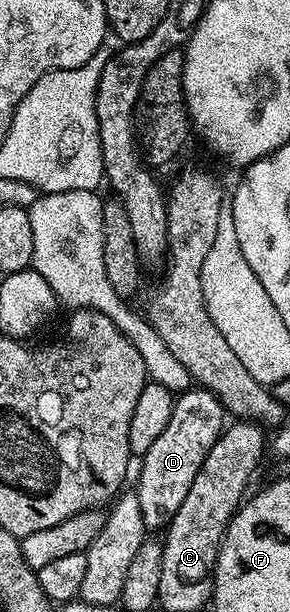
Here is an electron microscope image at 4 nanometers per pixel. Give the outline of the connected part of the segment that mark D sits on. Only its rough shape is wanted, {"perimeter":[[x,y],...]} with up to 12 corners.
{"perimeter":[[190,388],[141,456],[143,524],[162,531],[225,429],[213,392]]}

